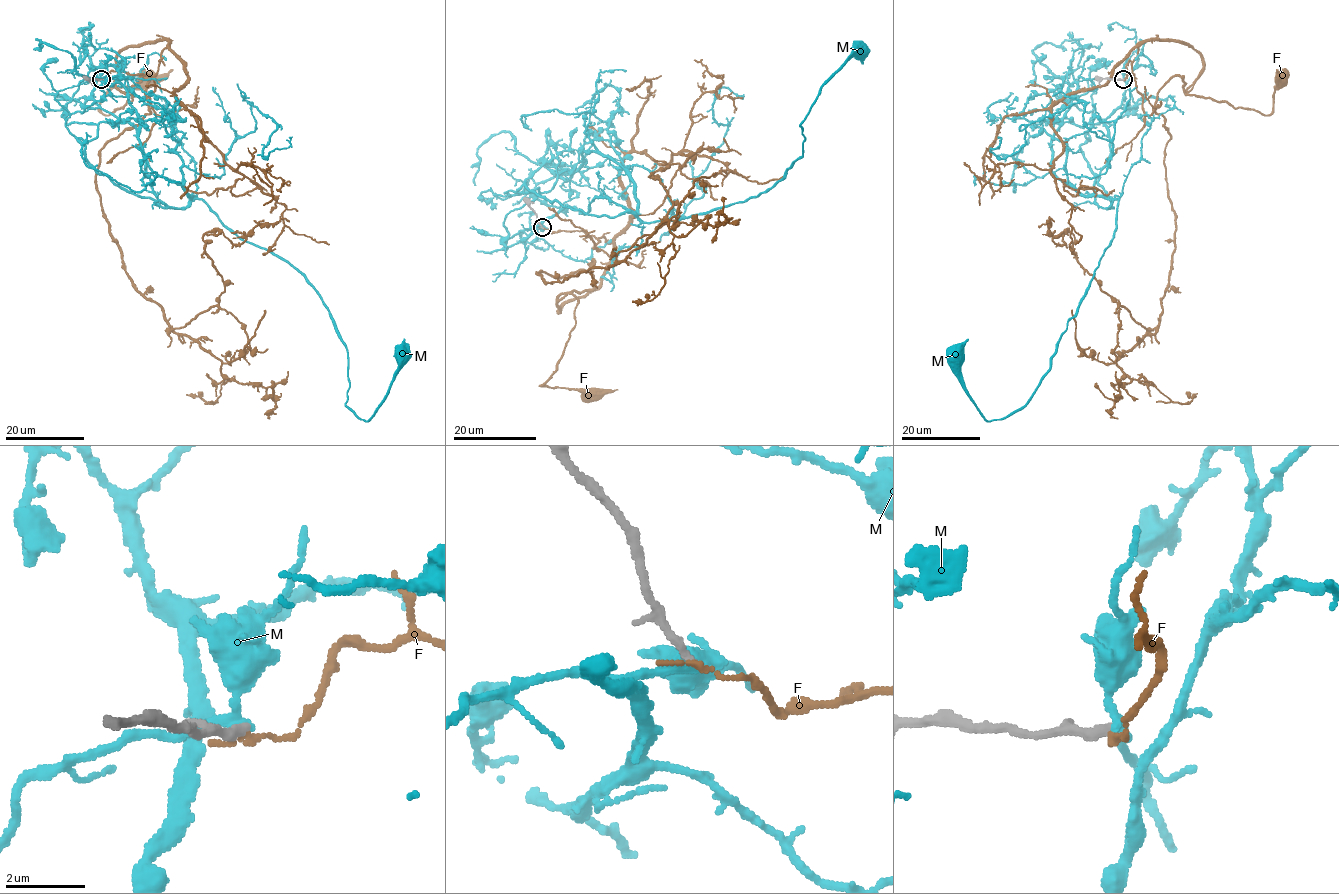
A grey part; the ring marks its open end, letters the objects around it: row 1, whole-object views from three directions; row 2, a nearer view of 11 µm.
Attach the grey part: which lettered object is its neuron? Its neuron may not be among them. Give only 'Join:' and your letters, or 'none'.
Join: none

